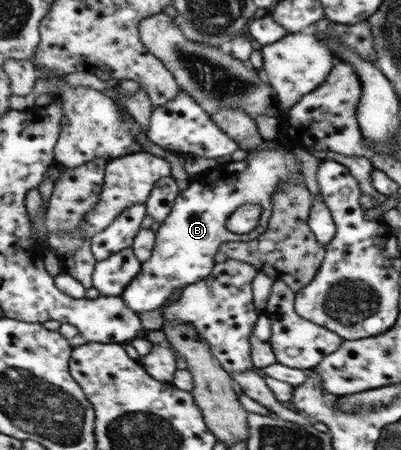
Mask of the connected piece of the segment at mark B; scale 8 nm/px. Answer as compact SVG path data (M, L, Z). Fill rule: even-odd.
M285 144L280 149L249 152L244 161L221 164L203 175L191 179L190 185L182 190L168 217L156 232L155 246L148 261L128 283L120 297L133 312L144 313L158 309L173 291L203 281L213 268L213 256L220 244L238 241L241 238L255 240L268 228L272 215L272 197L283 184L302 184L305 177L300 161L292 151L293 145ZM244 204L261 207L258 225L244 236L228 231L227 219Z

